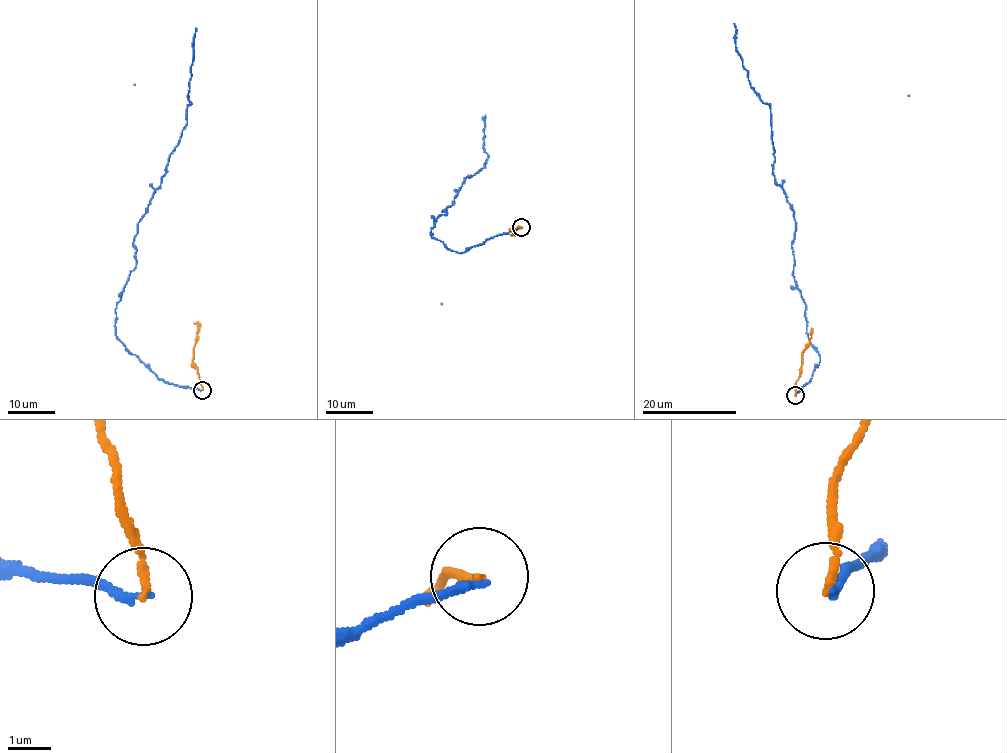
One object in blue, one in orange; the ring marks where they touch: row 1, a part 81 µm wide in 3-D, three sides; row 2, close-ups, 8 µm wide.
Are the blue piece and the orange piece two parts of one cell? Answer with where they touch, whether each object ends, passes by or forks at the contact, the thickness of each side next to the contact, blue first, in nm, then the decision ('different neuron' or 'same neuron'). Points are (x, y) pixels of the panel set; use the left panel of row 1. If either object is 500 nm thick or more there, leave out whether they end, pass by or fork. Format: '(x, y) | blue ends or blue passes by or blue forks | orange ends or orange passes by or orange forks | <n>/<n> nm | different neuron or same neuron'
(202, 390) | blue ends | orange ends | 190/160 nm | different neuron

